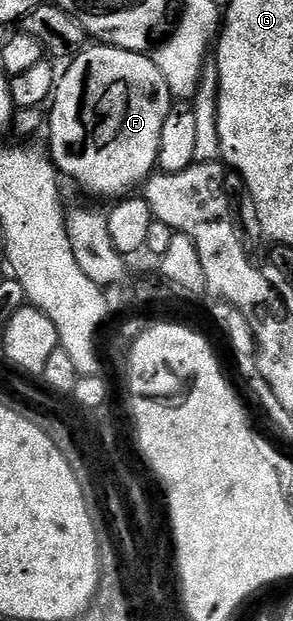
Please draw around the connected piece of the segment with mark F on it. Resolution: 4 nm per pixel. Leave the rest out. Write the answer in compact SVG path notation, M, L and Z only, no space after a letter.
M93 44L81 51L76 58L68 63L69 66L65 70L65 75L58 77L55 82L55 89L51 99L51 107L47 114L47 131L49 130L49 146L48 153L53 159L54 166L62 175L65 174L69 178L74 178L83 189L89 194L94 194L97 198L113 198L120 199L122 196L128 195L130 192L142 185L158 169L157 157L159 156L159 135L163 132L163 120L167 120L169 110L173 107L175 101L172 94L167 88L167 80L163 80L159 68L153 62L152 57L148 53L136 54L130 50L120 50L108 44Z

